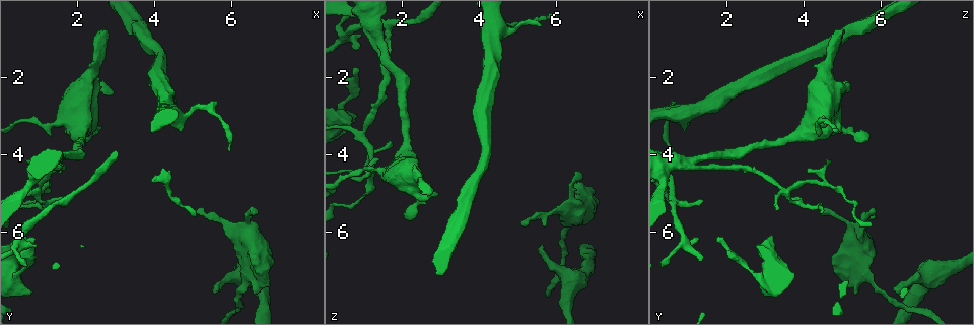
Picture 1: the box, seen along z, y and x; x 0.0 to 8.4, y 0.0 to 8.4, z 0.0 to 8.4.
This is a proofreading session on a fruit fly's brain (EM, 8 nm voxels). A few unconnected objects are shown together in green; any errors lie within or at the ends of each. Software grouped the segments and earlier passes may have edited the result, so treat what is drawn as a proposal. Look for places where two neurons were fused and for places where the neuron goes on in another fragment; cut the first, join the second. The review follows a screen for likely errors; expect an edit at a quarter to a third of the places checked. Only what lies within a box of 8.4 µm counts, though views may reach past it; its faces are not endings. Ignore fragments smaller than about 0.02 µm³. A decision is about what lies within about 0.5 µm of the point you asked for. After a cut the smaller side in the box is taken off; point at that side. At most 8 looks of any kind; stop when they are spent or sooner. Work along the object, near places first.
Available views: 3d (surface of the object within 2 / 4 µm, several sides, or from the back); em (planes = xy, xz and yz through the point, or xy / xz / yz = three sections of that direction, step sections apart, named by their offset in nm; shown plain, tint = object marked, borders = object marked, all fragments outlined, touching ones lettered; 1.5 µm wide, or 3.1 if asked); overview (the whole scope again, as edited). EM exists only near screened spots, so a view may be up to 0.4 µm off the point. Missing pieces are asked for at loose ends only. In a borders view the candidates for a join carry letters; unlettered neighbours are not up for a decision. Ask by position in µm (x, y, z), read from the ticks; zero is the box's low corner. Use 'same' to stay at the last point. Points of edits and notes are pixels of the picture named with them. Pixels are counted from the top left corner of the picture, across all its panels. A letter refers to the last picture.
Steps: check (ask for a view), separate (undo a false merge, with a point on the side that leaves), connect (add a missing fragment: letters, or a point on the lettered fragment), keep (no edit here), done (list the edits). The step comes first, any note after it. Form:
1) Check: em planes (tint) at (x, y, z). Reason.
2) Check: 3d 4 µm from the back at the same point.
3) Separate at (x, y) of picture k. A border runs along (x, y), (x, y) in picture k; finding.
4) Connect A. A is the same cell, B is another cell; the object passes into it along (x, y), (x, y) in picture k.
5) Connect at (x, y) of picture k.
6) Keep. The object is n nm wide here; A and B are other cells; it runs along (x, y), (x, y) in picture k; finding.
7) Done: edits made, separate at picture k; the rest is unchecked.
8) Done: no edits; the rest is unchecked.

Check: 3d 4 µm from the back at (2.10, 3.60, 5.70). Free end.

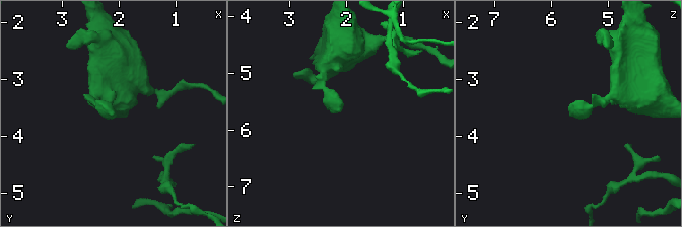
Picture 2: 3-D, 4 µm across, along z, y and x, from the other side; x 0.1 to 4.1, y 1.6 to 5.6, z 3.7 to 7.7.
Check: em xz step 4 (tint) at (2.15, 3.60, 5.70). Shape alone is not enough.

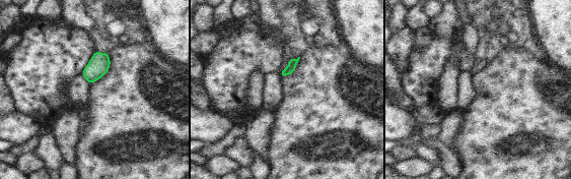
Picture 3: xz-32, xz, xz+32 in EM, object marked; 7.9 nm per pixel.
Check: em xz step 4 (borders) at the same point. See the neighbours.

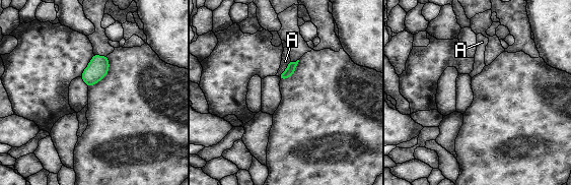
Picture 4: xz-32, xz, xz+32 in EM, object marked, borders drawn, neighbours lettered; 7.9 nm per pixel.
Keep. The longest contact is with A, 170 nm; A is another cell; none of them fits.

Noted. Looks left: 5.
Check: em xy step 4 (plain) at (2.50, 0.80, 5.05). An open end.

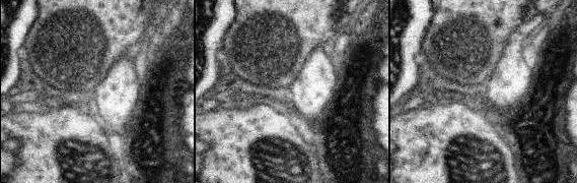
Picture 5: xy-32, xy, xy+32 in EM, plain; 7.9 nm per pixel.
Check: em xy step 4 (borders) at the same point.

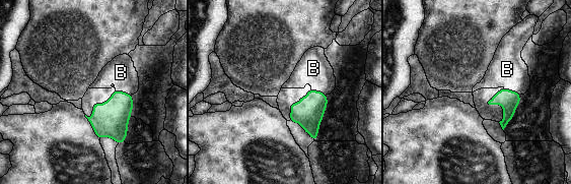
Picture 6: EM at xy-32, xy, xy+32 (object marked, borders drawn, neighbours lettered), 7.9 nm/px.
Connect B. B is the same cell; the object passes into it along (509, 100), (511, 90), (507, 69) in picture 6; it goes on there.

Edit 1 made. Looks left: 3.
Check: overview. Redraw.

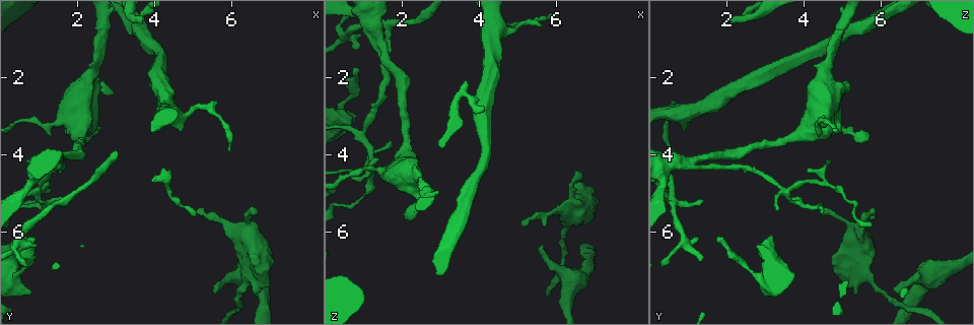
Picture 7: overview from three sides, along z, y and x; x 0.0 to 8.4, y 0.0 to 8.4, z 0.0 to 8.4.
Check: 3d 4 µm at (0.75, 7.65, 3.20). Thick end.

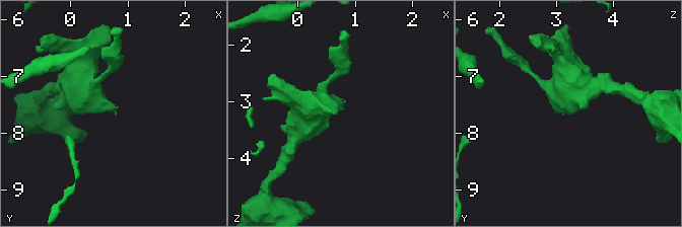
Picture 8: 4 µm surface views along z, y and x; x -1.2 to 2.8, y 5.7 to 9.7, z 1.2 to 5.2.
Check: em planes (borders) at (0.80, 7.70, 3.10). Need the tissue.

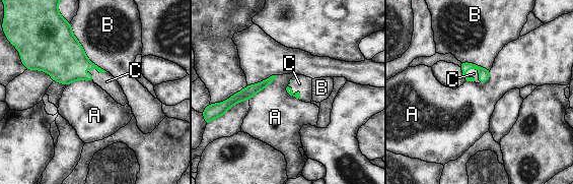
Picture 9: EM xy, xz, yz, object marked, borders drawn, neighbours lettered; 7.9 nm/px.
Connect C. C is the same cell, A and B are other cells; the object passes into it along (60, 50), (85, 68), (106, 81) in picture 9; the neuron continues.

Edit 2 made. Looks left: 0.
Done: edits made, connect at picture 6, connect at picture 9; the rest is unchecked.

